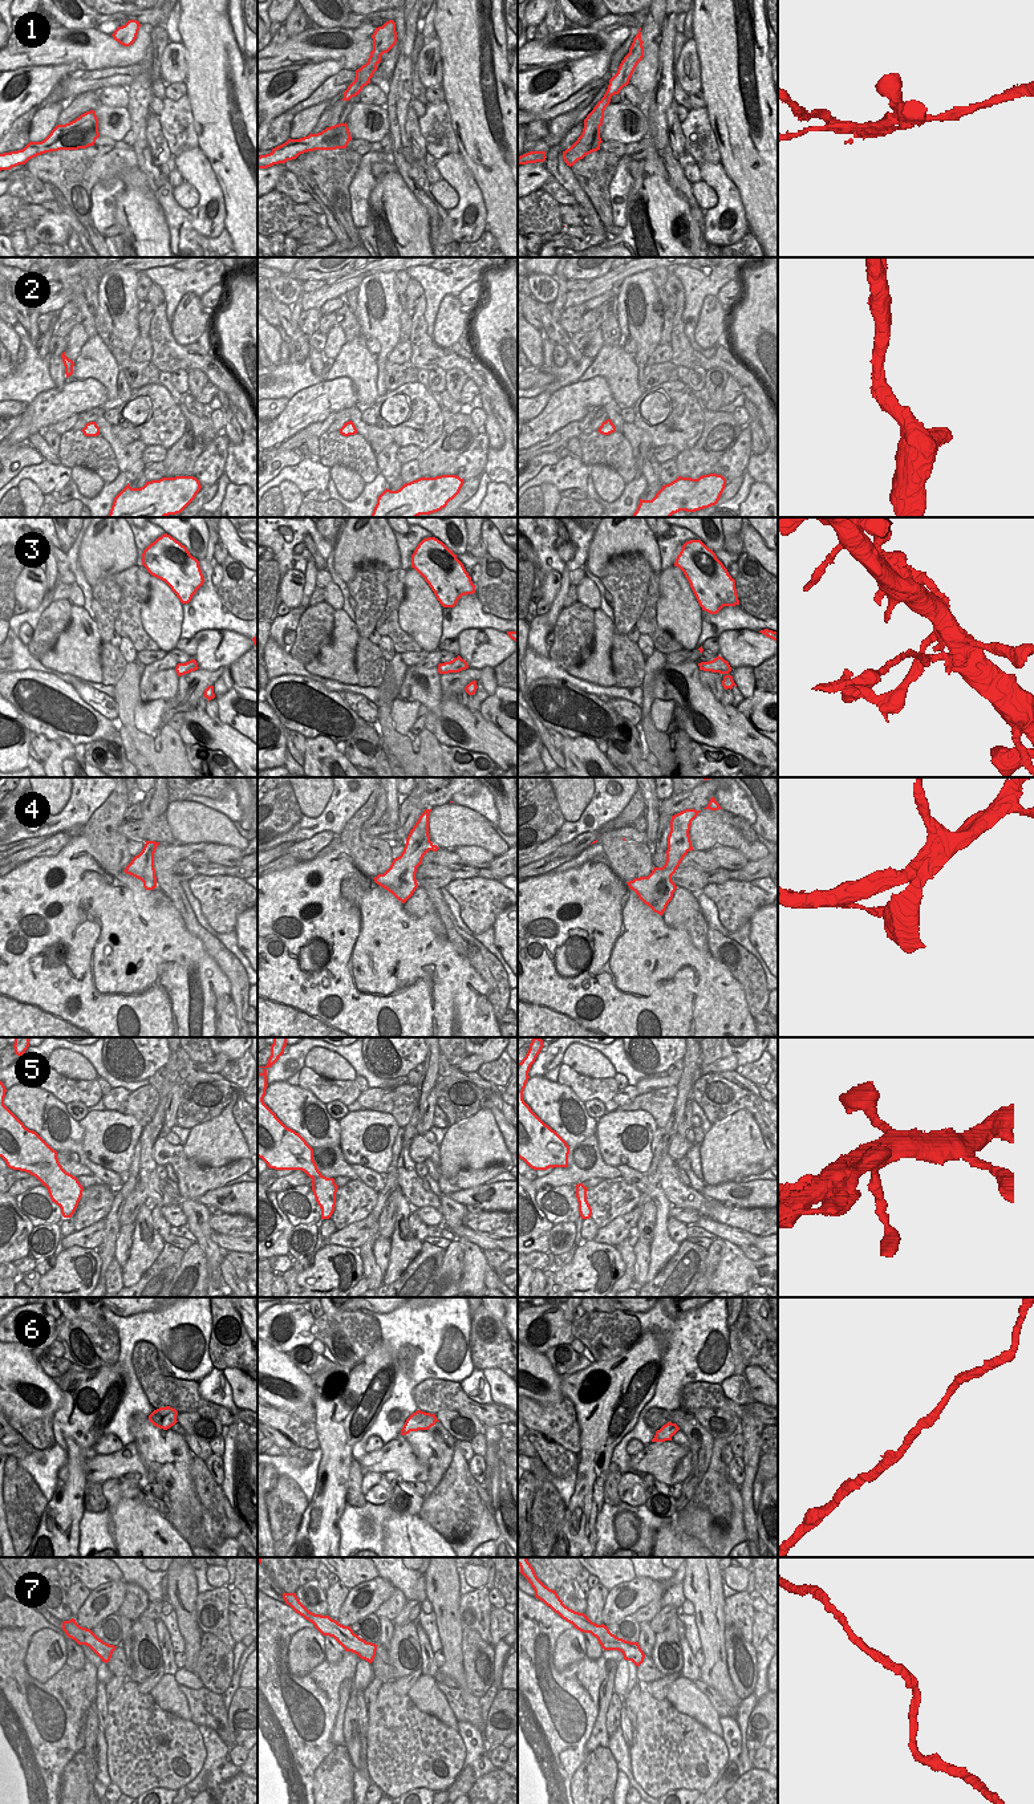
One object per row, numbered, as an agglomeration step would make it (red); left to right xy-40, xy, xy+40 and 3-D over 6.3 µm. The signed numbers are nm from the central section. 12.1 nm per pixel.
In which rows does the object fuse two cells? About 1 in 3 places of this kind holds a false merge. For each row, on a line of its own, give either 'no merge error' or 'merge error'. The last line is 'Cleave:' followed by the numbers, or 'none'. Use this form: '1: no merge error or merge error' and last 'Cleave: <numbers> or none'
1: merge error
2: no merge error
3: merge error
4: no merge error
5: no merge error
6: no merge error
7: no merge error
Cleave: 1, 3

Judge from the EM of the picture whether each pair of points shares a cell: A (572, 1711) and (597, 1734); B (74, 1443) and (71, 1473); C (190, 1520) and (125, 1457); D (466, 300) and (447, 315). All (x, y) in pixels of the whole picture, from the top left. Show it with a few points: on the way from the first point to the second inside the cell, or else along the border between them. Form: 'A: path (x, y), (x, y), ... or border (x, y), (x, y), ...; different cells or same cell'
A: border (599, 1698), (599, 1714), (586, 1744), (586, 1752); different cells
B: path (74, 1450), (74, 1466); same cell
C: border (137, 1451), (150, 1481); different cells
D: border (457, 297), (469, 312); different cells

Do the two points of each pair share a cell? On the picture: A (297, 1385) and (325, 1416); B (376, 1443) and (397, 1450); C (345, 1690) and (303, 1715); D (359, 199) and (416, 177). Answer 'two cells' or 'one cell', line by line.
A: two cells
B: two cells
C: two cells
D: two cells

